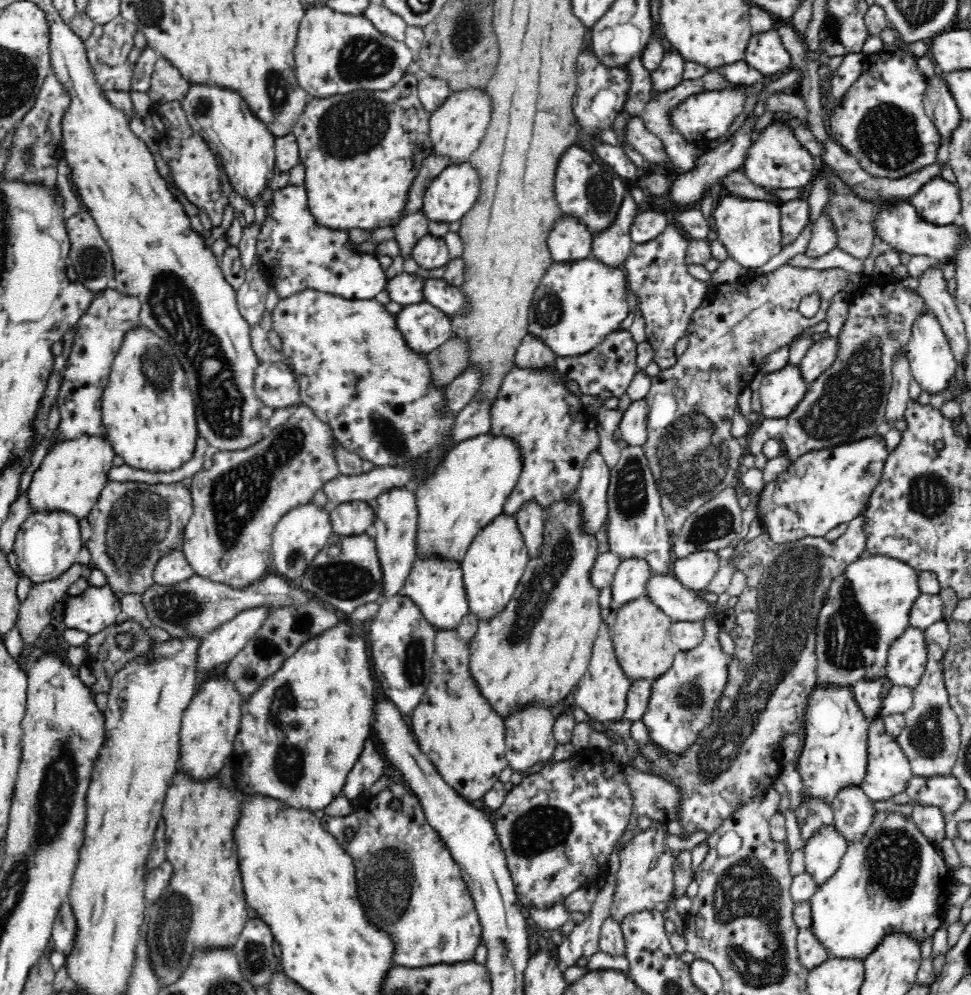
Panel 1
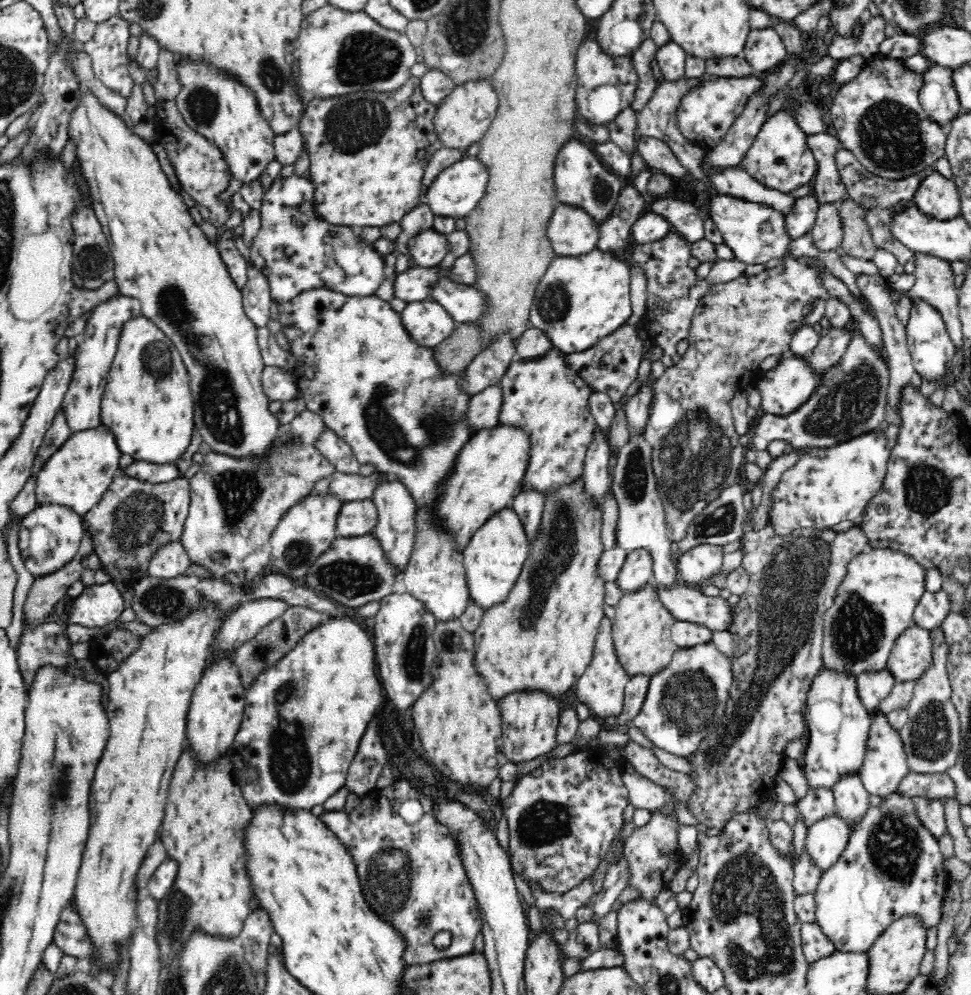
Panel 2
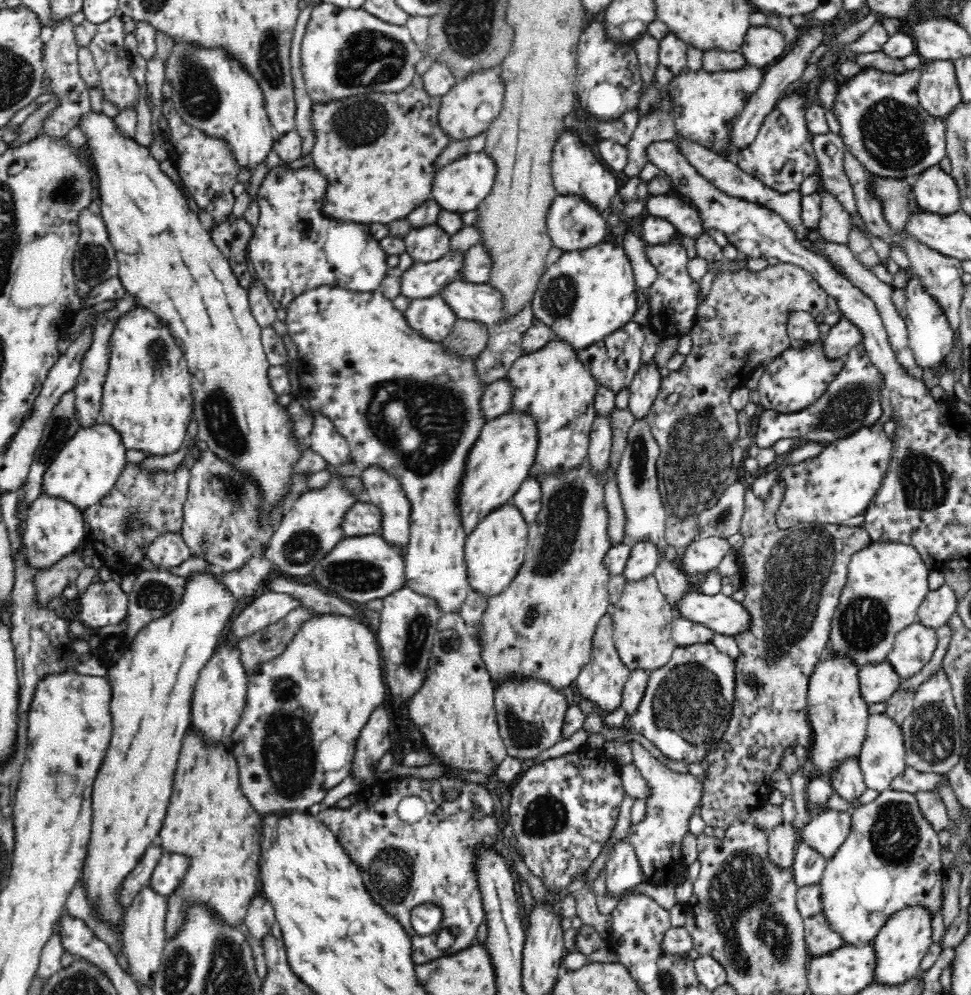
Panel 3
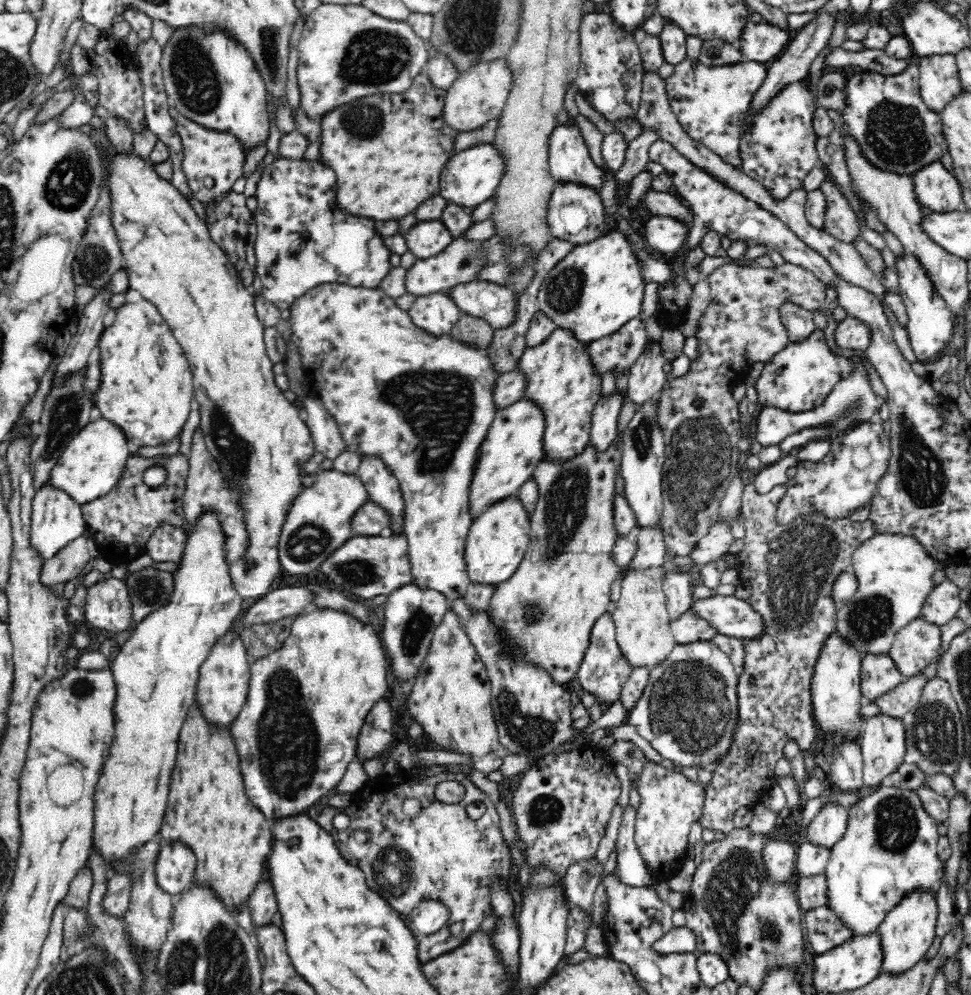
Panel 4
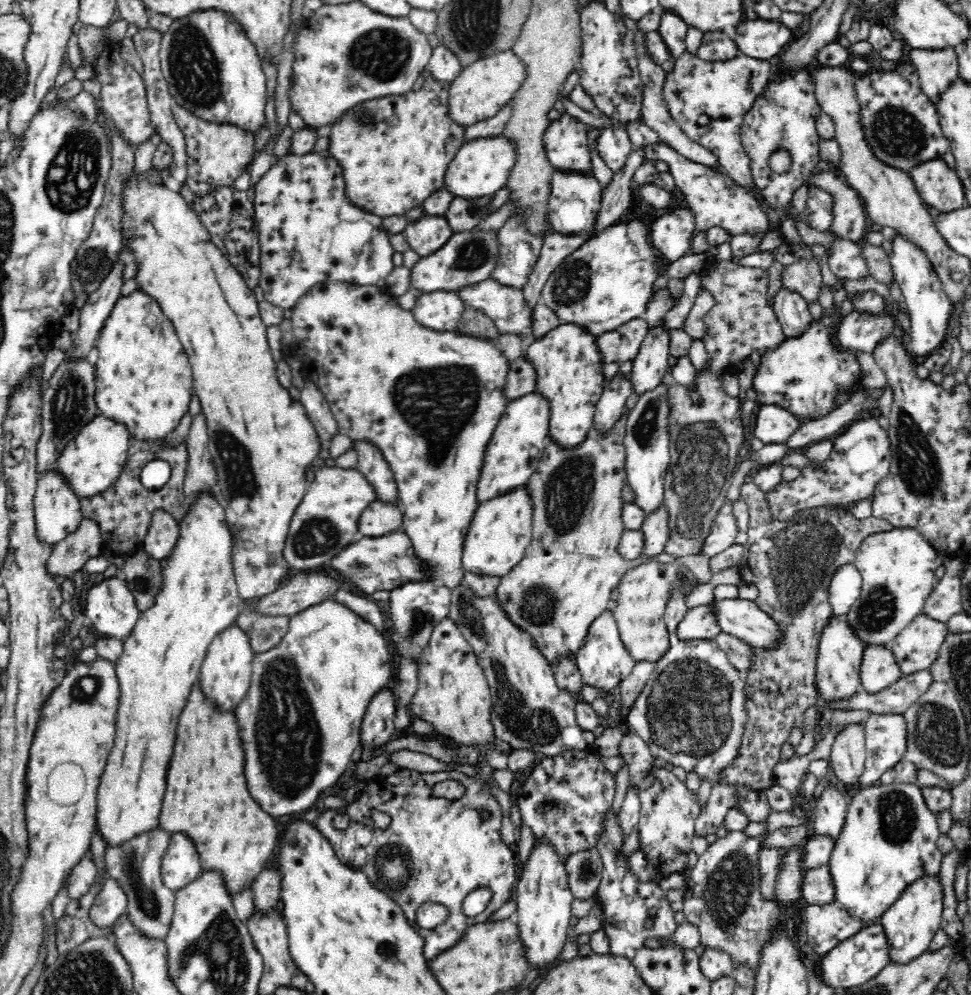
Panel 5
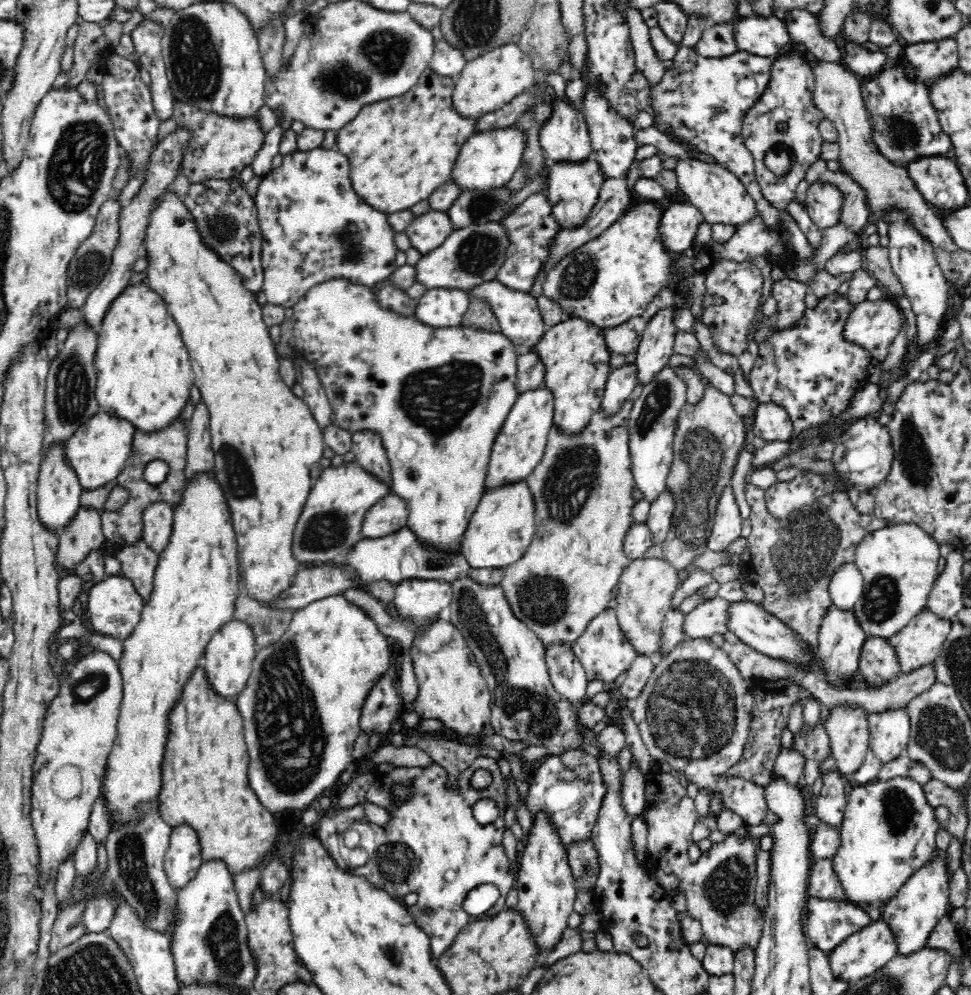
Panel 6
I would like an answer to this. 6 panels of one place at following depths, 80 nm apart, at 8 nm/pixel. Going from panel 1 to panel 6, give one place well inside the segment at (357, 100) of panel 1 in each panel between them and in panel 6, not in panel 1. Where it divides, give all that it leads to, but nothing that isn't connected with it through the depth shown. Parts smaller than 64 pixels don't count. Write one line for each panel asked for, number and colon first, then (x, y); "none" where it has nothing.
2: (368, 151)
3: (379, 150)
4: (388, 150)
5: (396, 151)
6: (401, 151)

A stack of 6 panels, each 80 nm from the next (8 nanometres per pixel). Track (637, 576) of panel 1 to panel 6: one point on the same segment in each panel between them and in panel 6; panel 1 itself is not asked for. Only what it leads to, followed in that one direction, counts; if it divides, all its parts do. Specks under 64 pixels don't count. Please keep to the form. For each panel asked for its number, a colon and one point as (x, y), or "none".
2: (638, 569)
3: (645, 555)
4: (651, 540)
5: (655, 526)
6: (661, 513)

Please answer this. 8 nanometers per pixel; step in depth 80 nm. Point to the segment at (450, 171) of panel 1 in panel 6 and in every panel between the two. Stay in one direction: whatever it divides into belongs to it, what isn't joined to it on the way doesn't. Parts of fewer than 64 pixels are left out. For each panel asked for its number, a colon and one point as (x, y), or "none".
2: (457, 190)
3: (461, 186)
4: (471, 176)
5: (482, 166)
6: (489, 158)

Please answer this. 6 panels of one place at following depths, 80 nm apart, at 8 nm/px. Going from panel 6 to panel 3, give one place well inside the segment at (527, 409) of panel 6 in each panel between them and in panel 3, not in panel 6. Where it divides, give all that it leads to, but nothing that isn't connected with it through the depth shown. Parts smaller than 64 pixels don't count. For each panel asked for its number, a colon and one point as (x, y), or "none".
3: (503, 458)
4: (514, 447)
5: (517, 446)

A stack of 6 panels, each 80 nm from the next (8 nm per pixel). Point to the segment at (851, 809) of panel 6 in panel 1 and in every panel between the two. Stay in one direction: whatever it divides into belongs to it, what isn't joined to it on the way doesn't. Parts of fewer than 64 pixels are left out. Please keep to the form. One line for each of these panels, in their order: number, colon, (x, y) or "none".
1: (893, 877)
2: (892, 865)
3: (890, 859)
4: (889, 848)
5: (888, 838)

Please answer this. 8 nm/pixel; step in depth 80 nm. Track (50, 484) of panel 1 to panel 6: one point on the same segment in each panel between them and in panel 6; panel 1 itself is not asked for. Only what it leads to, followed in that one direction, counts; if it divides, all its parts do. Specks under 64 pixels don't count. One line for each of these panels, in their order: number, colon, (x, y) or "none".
2: (78, 475)
3: (86, 470)
4: (94, 460)
5: (93, 459)
6: (98, 450)

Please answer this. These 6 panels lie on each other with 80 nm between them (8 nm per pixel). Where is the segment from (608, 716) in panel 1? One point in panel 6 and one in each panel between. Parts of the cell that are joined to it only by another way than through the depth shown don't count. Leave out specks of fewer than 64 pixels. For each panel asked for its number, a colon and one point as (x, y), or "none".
2: (601, 687)
3: (602, 680)
4: (604, 668)
5: (604, 660)
6: (604, 651)

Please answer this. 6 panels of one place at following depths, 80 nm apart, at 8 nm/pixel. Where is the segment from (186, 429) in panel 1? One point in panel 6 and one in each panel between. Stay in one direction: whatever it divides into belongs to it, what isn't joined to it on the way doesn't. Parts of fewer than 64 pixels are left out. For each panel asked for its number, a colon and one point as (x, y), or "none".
2: (147, 403)
3: (147, 397)
4: (145, 386)
5: (143, 377)
6: (144, 374)

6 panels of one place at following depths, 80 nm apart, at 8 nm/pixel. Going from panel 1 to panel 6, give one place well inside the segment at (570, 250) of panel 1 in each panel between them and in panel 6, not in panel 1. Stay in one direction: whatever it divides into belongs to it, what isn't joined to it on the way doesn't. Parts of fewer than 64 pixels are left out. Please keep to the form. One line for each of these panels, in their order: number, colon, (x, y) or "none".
2: (572, 230)
3: (573, 222)
4: (576, 213)
5: (574, 198)
6: (573, 187)

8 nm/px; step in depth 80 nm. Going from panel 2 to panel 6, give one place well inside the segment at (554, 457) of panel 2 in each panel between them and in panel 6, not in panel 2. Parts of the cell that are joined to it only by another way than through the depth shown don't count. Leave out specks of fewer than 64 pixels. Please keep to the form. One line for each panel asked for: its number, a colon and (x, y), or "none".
3: (553, 383)
4: (562, 378)
5: (570, 365)
6: (577, 356)

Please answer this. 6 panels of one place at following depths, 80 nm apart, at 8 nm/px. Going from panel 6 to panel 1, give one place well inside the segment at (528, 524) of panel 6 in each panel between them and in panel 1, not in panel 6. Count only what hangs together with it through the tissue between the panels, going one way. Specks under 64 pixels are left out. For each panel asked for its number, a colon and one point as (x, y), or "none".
1: (493, 565)
2: (494, 556)
3: (494, 549)
4: (498, 538)
5: (500, 531)

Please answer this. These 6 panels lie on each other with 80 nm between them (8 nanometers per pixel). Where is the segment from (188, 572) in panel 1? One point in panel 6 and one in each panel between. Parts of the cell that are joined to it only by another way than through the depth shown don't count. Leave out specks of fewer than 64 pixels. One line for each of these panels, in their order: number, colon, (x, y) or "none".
2: (170, 559)
3: (168, 550)
4: (165, 544)
5: (162, 532)
6: (157, 518)

